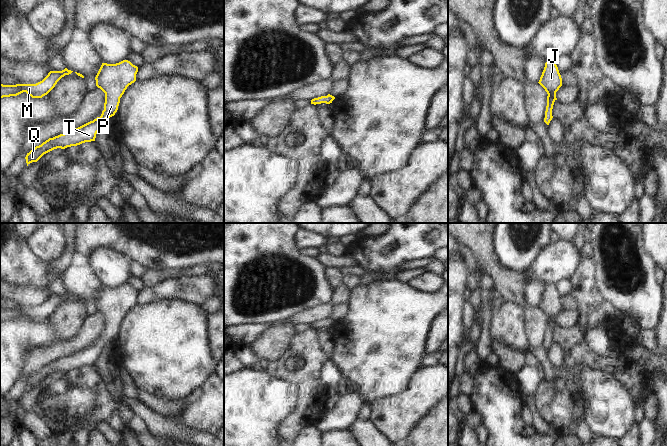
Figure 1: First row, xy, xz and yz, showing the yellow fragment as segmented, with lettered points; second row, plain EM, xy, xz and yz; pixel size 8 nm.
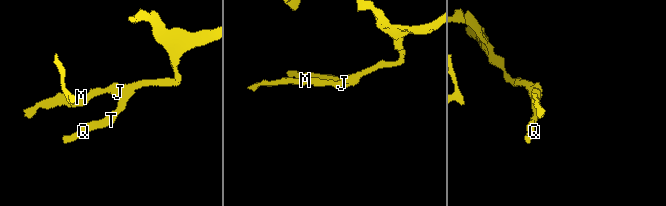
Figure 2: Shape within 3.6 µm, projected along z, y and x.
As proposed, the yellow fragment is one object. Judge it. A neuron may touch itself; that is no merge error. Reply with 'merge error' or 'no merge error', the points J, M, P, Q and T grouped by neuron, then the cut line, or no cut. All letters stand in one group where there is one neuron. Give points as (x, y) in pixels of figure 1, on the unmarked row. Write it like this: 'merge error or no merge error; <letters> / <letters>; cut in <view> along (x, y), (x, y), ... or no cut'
no merge error; J M P Q T; no cut

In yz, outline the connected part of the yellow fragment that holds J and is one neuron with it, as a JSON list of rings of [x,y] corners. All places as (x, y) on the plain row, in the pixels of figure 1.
[[[549,284],[545,287],[544,294],[538,307],[545,313],[548,318],[544,346],[549,349],[553,342],[553,329],[557,324],[556,316],[562,310],[562,302],[556,289],[556,285]]]

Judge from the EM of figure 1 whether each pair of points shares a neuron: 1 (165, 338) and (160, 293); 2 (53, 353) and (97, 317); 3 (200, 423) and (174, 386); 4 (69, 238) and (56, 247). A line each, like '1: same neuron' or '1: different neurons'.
1: different neurons
2: same neuron
3: different neurons
4: different neurons

